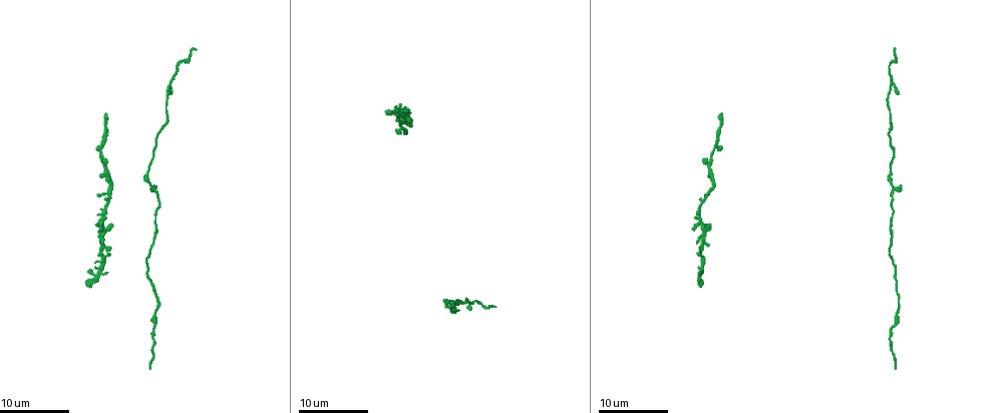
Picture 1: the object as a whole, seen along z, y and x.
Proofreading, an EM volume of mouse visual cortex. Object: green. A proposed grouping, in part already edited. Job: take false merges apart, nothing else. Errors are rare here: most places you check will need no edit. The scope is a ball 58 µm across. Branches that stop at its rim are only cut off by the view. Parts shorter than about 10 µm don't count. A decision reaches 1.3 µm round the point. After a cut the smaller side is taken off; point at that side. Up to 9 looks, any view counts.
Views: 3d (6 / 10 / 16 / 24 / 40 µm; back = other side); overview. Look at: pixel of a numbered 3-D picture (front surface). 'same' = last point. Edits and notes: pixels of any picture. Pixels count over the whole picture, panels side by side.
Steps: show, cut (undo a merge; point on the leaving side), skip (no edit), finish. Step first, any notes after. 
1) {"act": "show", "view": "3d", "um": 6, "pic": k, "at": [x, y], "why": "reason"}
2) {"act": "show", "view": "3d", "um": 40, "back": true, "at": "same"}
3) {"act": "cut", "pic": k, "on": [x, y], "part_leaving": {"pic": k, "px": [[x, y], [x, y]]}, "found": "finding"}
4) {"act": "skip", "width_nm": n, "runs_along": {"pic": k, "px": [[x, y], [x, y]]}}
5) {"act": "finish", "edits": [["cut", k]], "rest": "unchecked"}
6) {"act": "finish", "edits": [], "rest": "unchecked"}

{"act": "show", "view": "3d", "um": 10, "pic": 1, "at": [891, 184], "why": "small branch off a trunk"}

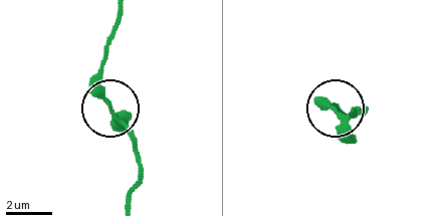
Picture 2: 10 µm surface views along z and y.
{"act": "show", "view": "3d", "um": 10, "back": true, "pic": 2, "at": [109, 110]}

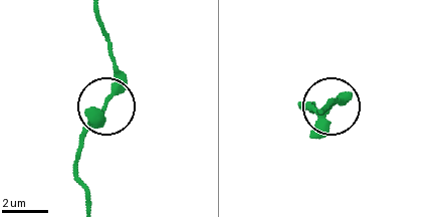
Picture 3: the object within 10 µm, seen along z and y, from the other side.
{"act": "skip", "width_nm": 190, "runs_along": {"pic": 3, "px": [[95, 12], [113, 64], [113, 87], [80, 149]]}, "found": "one neuron here"}

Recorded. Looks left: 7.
{"act": "show", "view": "3d", "um": 10, "pic": 1, "at": [714, 152]}

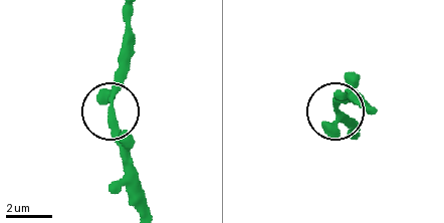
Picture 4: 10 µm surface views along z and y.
{"act": "skip", "width_nm": 230, "found": "one neuron here"}

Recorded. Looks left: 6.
{"act": "show", "view": "3d", "um": 6, "pic": 1, "at": [156, 312], "why": "thick turns thin"}

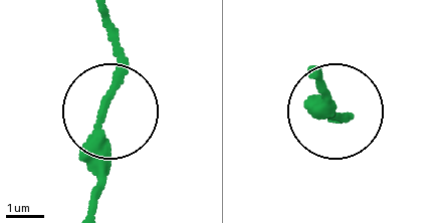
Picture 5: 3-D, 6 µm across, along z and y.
{"act": "skip", "runs_along": {"pic": 5, "px": [[103, 22], [120, 80], [100, 128], [100, 192]]}, "found": "all the same neuron"}

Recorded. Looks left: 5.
{"act": "show", "view": "3d", "um": 6, "pic": 1, "at": [153, 240], "why": "calibre changes"}

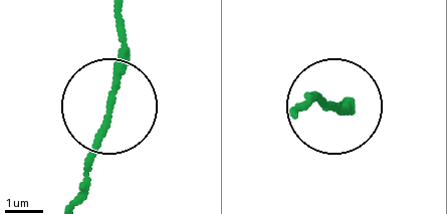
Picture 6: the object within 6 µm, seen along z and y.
{"act": "show", "view": "3d", "um": 6, "back": true, "pic": 6, "at": [107, 107], "why": "from behind"}

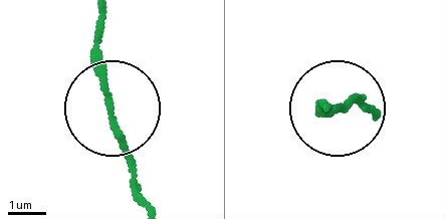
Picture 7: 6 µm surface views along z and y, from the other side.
{"act": "skip", "width_nm": 160, "runs_along": {"pic": 7, "px": [[103, 14], [93, 62], [132, 194]]}, "found": "all the same neuron"}

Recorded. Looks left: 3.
{"act": "finish", "edits": [], "rest": "unchecked"}

